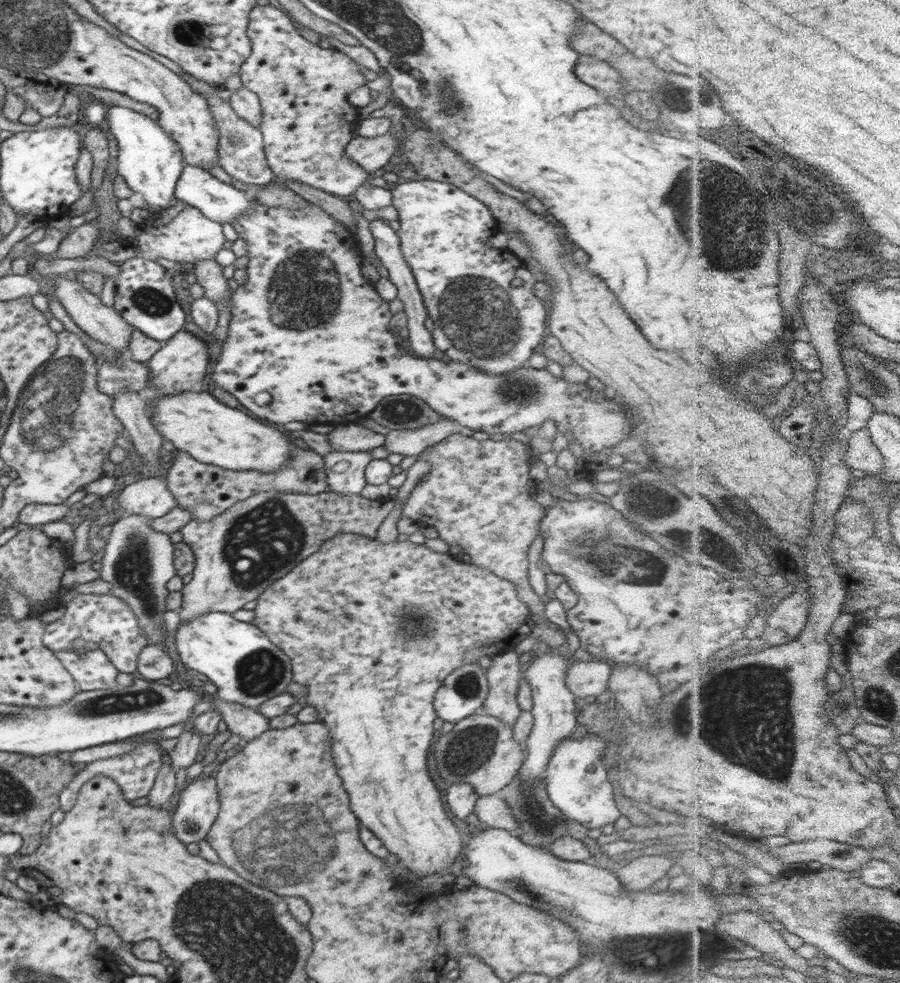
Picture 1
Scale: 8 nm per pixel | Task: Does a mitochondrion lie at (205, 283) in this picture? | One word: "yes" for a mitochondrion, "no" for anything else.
no

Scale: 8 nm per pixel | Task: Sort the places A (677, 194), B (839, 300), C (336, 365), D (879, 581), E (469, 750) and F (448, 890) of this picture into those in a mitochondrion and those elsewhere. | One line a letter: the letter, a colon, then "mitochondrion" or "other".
A: mitochondrion
B: other
C: other
D: other
E: mitochondrion
F: other

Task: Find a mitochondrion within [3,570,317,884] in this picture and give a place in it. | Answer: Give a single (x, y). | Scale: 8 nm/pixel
(116, 702)

